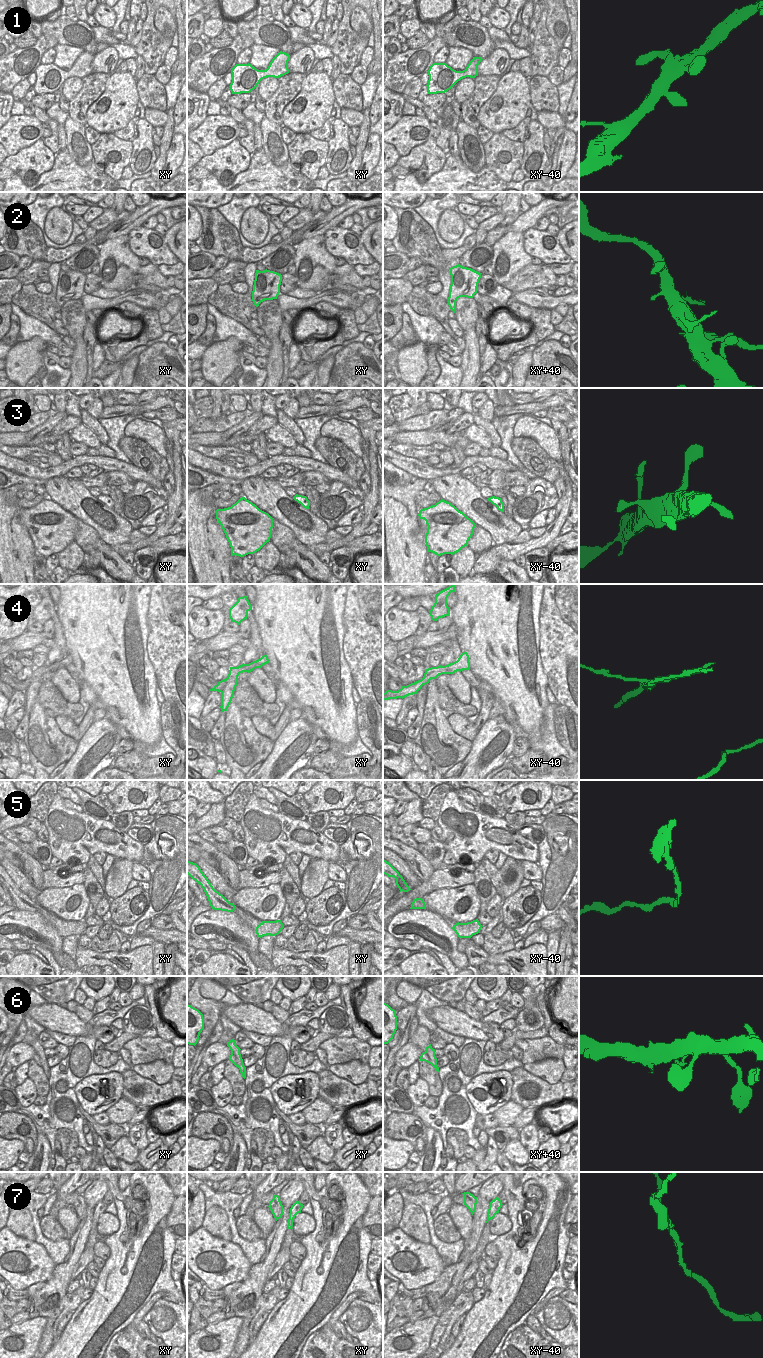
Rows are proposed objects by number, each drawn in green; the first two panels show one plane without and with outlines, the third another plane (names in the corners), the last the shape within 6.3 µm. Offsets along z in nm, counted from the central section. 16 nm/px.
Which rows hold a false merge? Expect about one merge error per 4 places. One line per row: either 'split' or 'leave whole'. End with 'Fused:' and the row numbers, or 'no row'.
1: leave whole
2: leave whole
3: leave whole
4: split
5: leave whole
6: leave whole
7: split
Fused: 4, 7

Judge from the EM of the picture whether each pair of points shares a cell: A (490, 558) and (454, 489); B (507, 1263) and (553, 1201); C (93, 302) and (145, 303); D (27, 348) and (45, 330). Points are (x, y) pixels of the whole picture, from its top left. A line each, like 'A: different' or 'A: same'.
A: different
B: same
C: same
D: different

